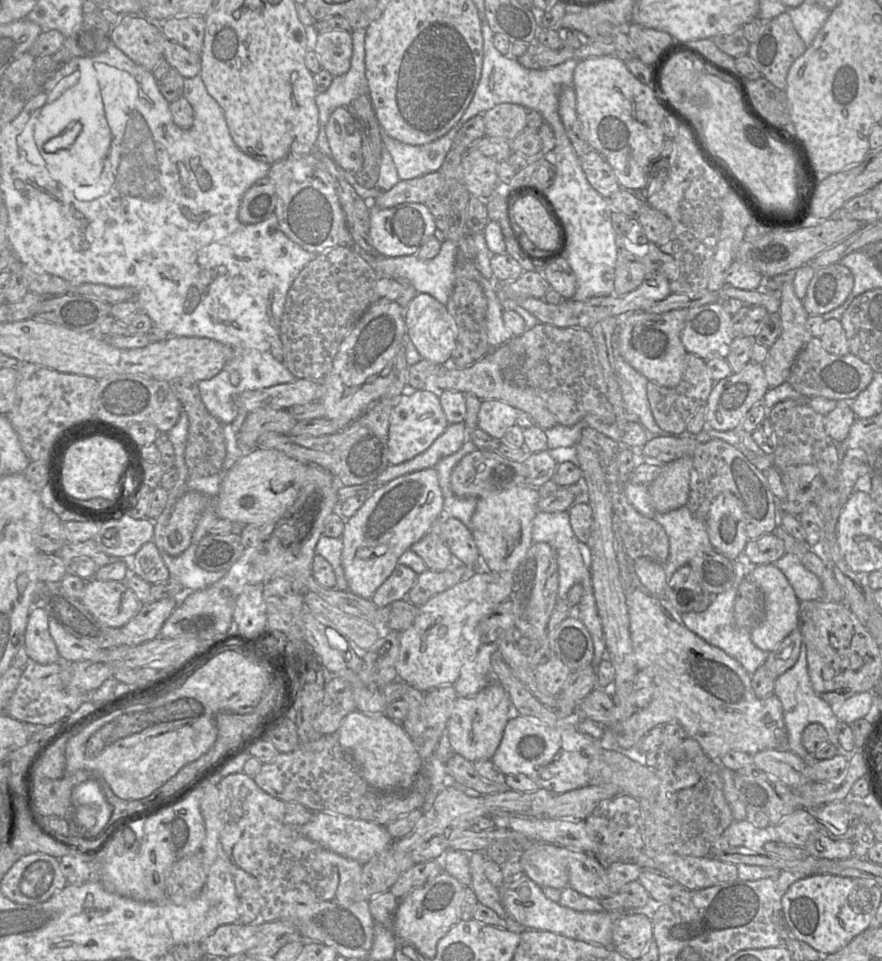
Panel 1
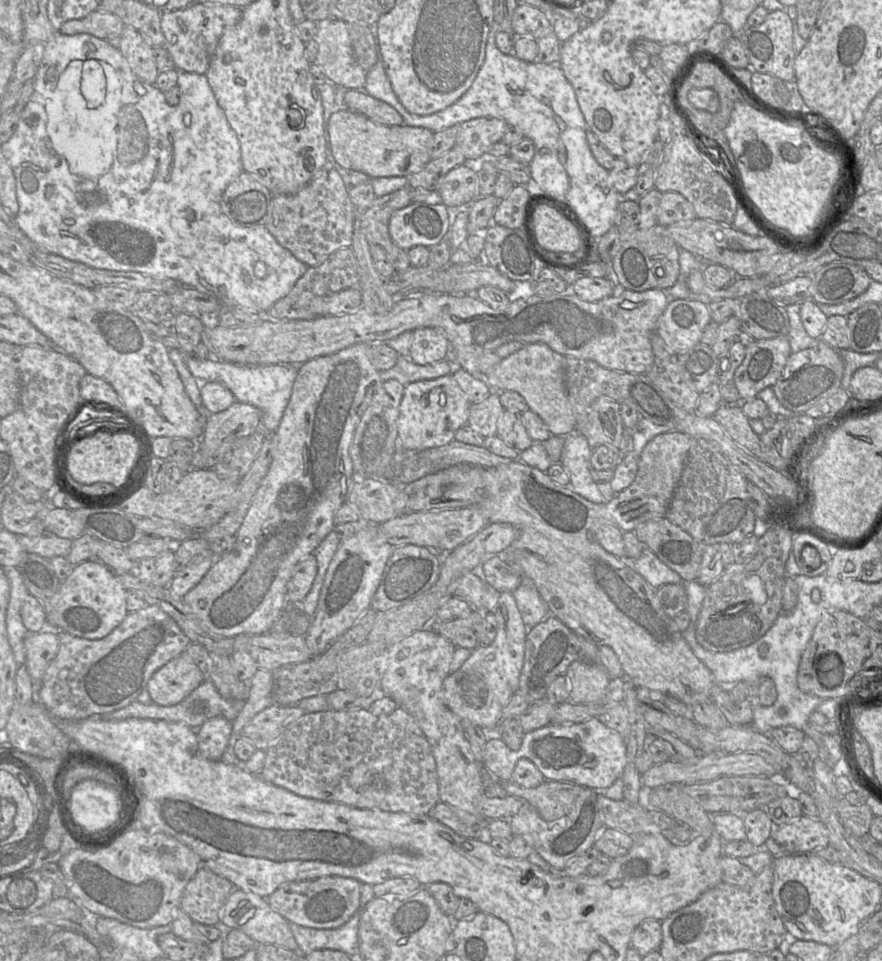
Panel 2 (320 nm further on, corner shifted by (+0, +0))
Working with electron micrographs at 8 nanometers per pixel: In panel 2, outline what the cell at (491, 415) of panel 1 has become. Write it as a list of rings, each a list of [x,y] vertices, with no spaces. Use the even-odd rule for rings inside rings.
[[[491,389],[491,393],[486,399],[470,406],[467,425],[483,438],[495,436],[497,435],[498,420],[504,411],[498,392]]]

